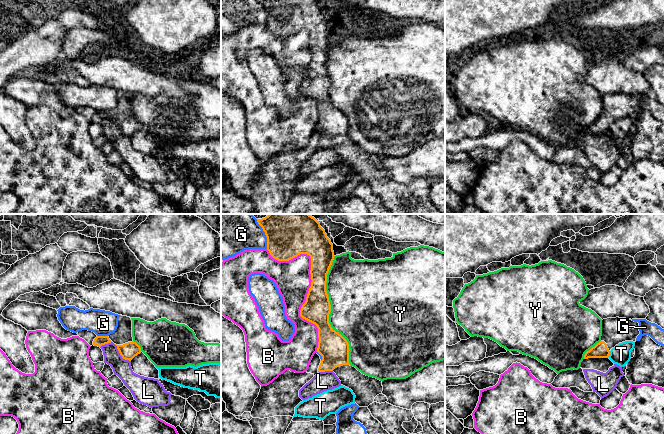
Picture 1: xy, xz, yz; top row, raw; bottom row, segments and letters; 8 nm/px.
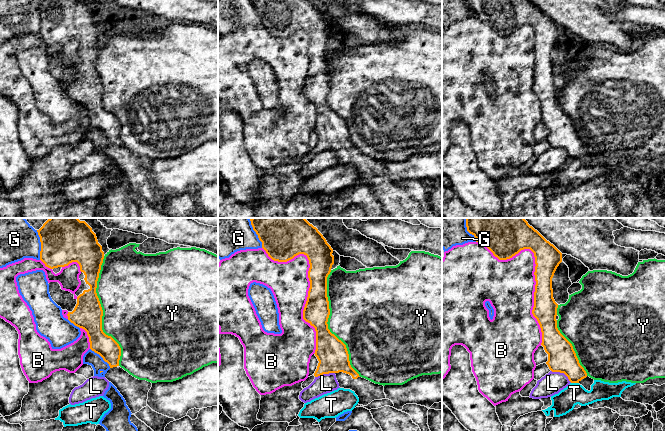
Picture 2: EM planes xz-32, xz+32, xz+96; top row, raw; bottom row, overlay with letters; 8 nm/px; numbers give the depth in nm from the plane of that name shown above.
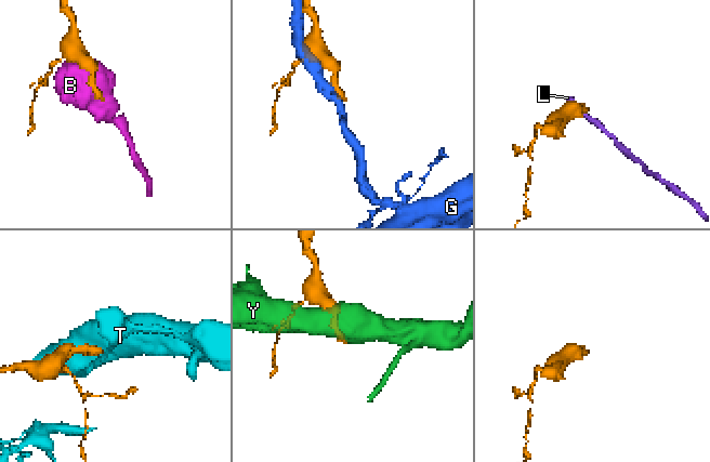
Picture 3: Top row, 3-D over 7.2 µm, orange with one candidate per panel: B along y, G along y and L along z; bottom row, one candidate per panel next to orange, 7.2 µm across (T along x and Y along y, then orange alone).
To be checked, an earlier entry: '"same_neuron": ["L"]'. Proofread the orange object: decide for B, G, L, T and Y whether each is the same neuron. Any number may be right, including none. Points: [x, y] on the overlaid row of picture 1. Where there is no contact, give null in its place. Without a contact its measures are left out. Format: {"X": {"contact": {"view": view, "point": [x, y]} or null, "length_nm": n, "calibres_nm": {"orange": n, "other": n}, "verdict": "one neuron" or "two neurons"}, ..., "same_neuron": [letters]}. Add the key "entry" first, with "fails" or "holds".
{"entry": "fails", "B": {"contact": {"view": "xz", "point": [311, 284]}, "length_nm": 900, "calibres_nm": {"orange": 220, "other": 280}, "verdict": "two neurons"}, "G": {"contact": {"view": "xz", "point": [265, 234]}, "length_nm": 260, "calibres_nm": {"orange": 400, "other": 360}, "verdict": "two neurons"}, "L": {"contact": {"view": "xy", "point": [120, 354]}, "length_nm": 190, "calibres_nm": {"orange": 140, "other": 150}, "verdict": "two neurons"}, "T": {"contact": {"view": "yz", "point": [609, 354]}, "length_nm": 60, "calibres_nm": {"orange": 120, "other": 160}, "verdict": "two neurons"}, "Y": {"contact": {"view": "xz", "point": [330, 311]}, "length_nm": 900, "calibres_nm": {"orange": 220, "other": 500}, "verdict": "two neurons"}, "same_neuron": []}

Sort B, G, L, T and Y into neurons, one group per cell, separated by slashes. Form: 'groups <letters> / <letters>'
groups B / G / L / T / Y

